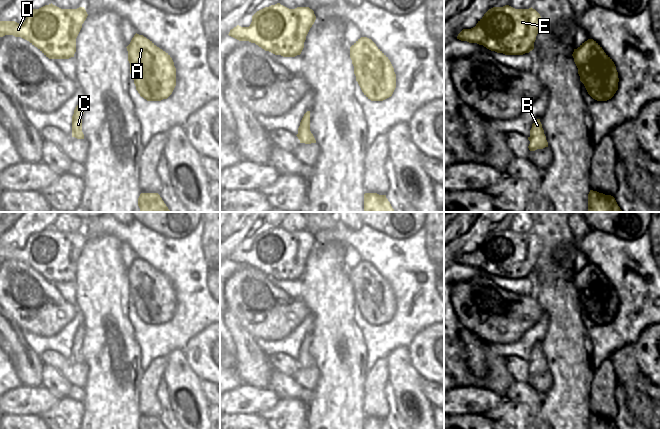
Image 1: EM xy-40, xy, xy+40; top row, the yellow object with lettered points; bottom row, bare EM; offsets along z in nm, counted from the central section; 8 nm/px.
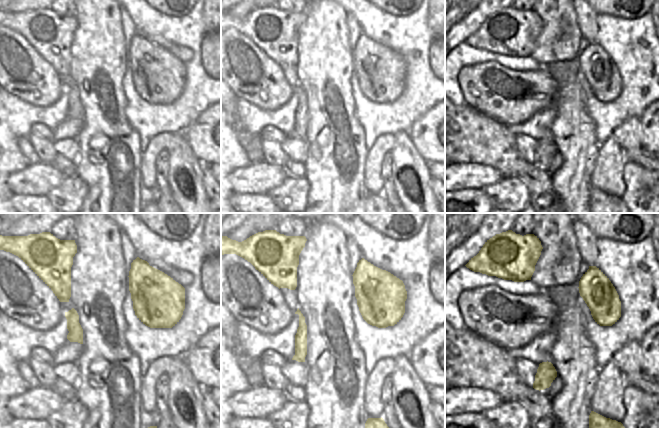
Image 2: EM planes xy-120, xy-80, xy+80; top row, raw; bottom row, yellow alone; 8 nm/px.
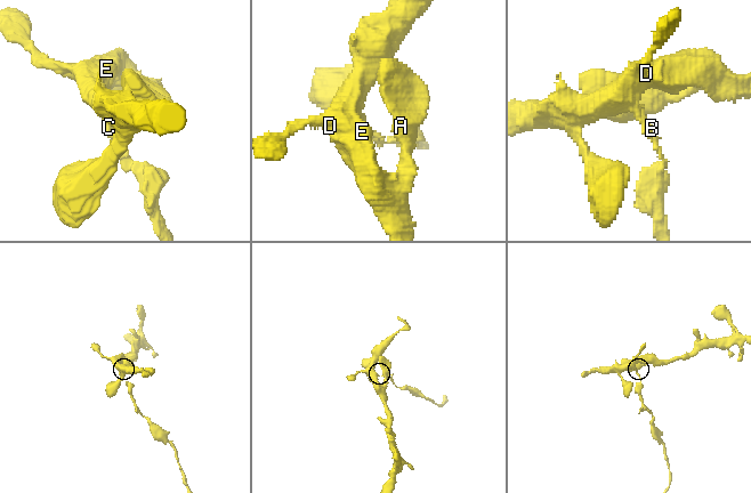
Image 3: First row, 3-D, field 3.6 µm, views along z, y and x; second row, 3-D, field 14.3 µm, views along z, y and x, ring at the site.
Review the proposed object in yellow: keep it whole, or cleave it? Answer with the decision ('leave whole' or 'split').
split

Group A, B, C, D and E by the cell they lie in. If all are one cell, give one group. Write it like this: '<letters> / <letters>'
A C D E / B

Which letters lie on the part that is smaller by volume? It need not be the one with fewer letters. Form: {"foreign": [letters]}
{"foreign": ["B"]}

